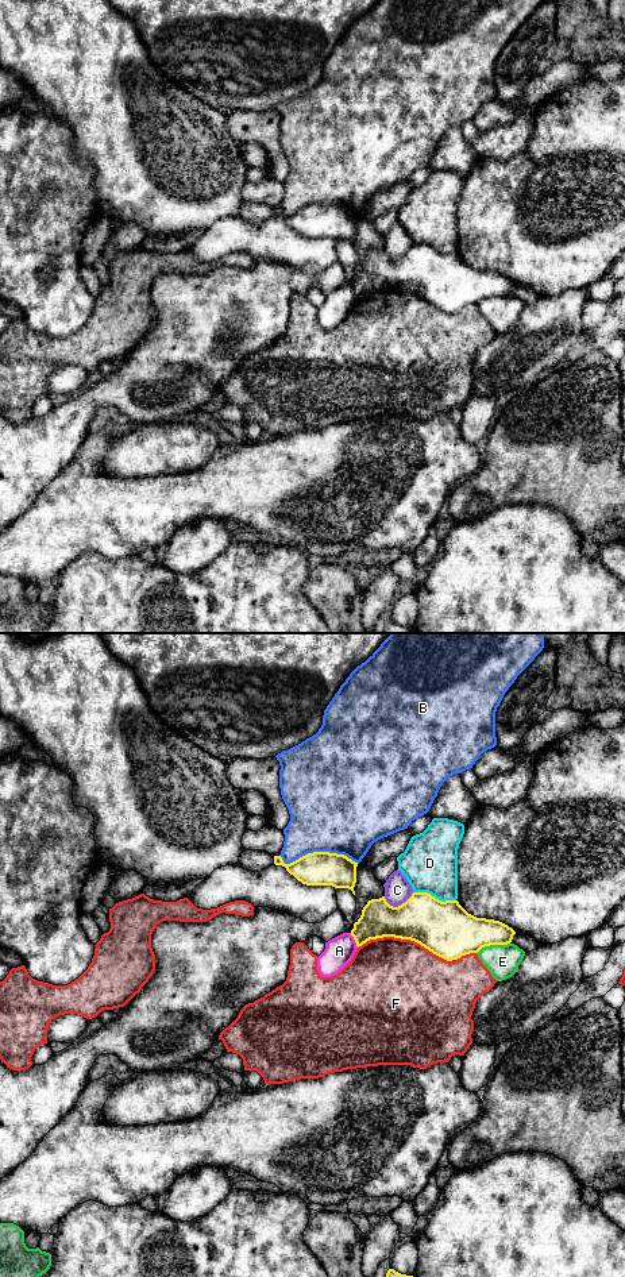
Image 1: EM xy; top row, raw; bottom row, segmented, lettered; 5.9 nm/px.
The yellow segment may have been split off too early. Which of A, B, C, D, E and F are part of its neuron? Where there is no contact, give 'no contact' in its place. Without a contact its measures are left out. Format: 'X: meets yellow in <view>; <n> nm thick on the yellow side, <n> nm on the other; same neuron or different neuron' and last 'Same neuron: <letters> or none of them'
A: meets yellow in xy; 220 nm thick on the yellow side, 170 nm on the other; different neuron
B: meets yellow in xy; 200 nm thick on the yellow side, 460 nm on the other; different neuron
C: meets yellow in xy; 300 nm thick on the yellow side, 160 nm on the other; different neuron
D: meets yellow in xy; 320 nm thick on the yellow side, 340 nm on the other; different neuron
E: meets yellow in xy; 300 nm thick on the yellow side, 200 nm on the other; different neuron
F: meets yellow in xy; 320 nm thick on the yellow side, 480 nm on the other; different neuron
Same neuron: none of them

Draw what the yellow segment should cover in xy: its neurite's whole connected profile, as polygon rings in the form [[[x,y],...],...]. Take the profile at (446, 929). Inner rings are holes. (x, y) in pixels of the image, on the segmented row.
[[[413,892],[398,907],[390,906],[385,896],[371,899],[363,907],[360,918],[351,930],[358,948],[370,940],[394,937],[414,941],[447,961],[478,953],[485,946],[508,945],[514,934],[512,927],[499,921],[477,918],[468,914],[458,900],[441,902],[428,892]]]

